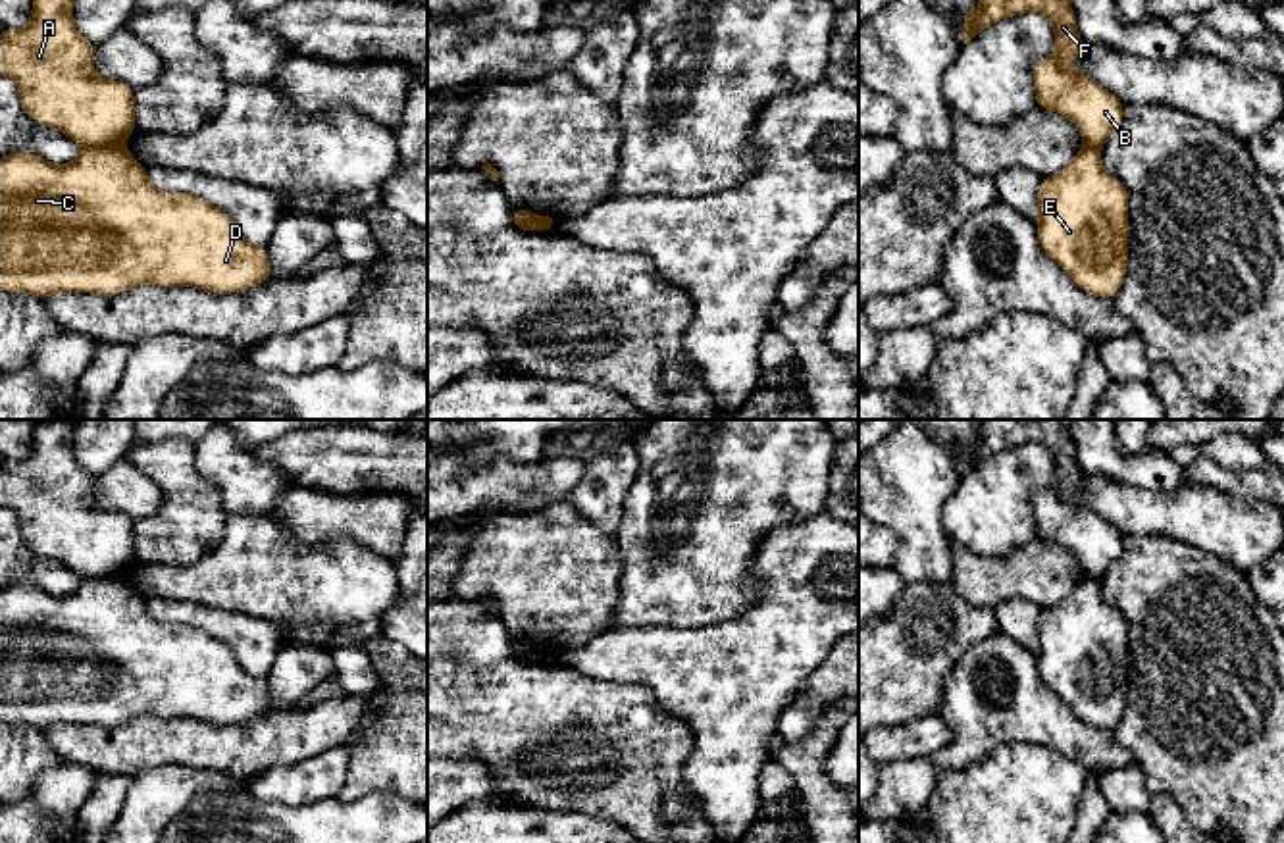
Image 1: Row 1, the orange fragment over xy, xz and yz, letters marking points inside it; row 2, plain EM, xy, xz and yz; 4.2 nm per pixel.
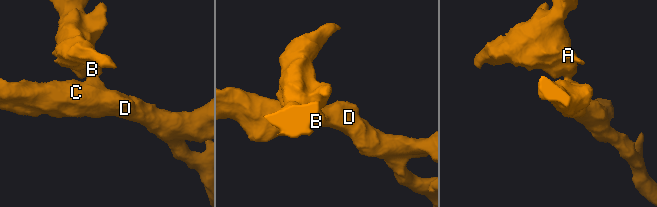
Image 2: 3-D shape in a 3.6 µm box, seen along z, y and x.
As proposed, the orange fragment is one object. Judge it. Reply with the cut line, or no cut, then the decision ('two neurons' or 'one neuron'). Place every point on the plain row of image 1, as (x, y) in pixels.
xy (124, 574), (81, 580) | two neurons

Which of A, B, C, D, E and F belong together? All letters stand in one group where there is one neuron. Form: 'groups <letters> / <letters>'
groups A B F / C D E

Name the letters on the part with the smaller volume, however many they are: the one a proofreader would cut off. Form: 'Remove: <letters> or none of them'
Remove: A, B, F

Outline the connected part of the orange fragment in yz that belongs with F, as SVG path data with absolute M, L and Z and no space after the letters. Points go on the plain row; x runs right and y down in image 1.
M976 420L980 439L961 447L968 475L991 454L1040 443L1055 462L1055 483L1034 495L1036 539L1055 541L1072 550L1088 577L1101 581L1124 552L1122 533L1080 500L1068 500L1082 481L1074 441L1065 420Z

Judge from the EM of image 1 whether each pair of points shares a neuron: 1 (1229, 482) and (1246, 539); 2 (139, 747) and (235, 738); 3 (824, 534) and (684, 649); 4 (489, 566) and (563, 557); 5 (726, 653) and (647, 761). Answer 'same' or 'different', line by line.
1: different
2: same
3: same
4: same
5: different

